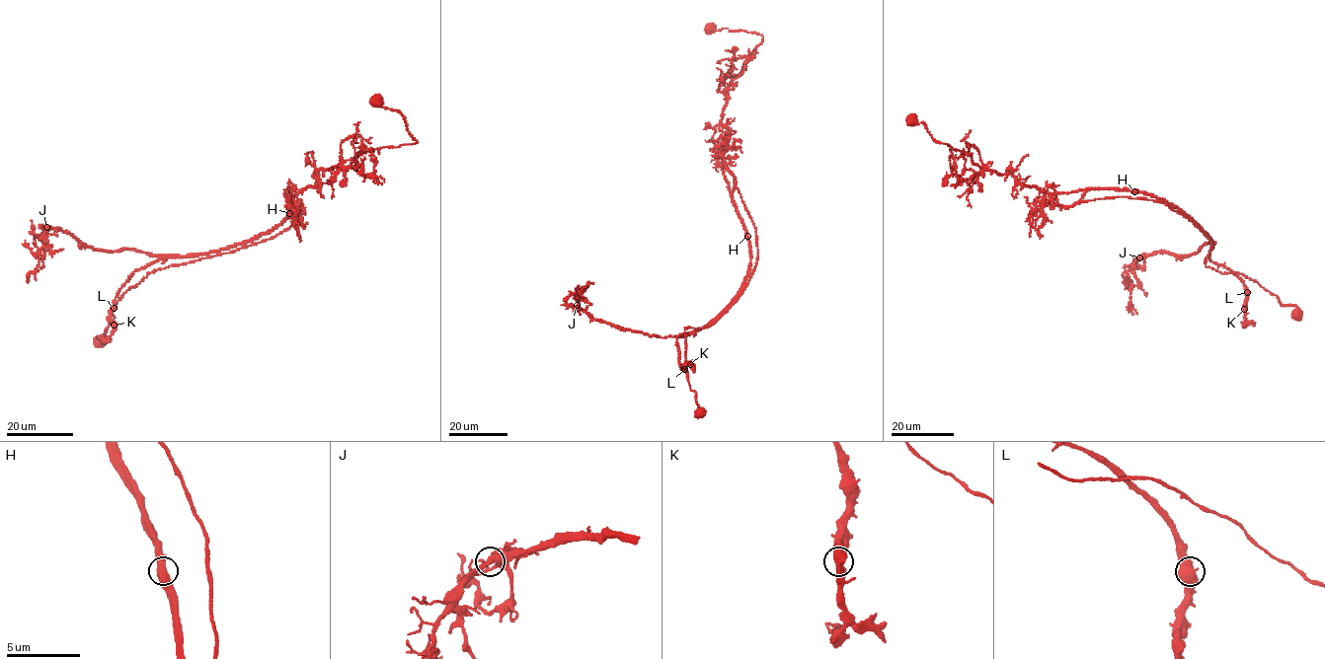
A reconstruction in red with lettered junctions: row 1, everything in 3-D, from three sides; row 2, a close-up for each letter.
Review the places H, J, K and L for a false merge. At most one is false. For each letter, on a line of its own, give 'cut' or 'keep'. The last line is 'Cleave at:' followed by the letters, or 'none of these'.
H: cut
J: keep
K: keep
L: keep
Cleave at: H

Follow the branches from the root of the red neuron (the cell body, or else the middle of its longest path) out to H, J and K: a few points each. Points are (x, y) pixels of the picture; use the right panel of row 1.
H: (912, 119), (923, 122), (934, 140), (971, 154), (974, 164), (1012, 174), (1023, 184), (1058, 193), (1134, 191)
J: (912, 119), (983, 169), (1012, 174), (1045, 192), (1126, 188), (1164, 199), (1210, 241), (1187, 256), (1139, 257)
K: (912, 119), (983, 169), (1045, 192), (1126, 188), (1164, 199), (1208, 235), (1210, 259), (1242, 282), (1244, 309)

